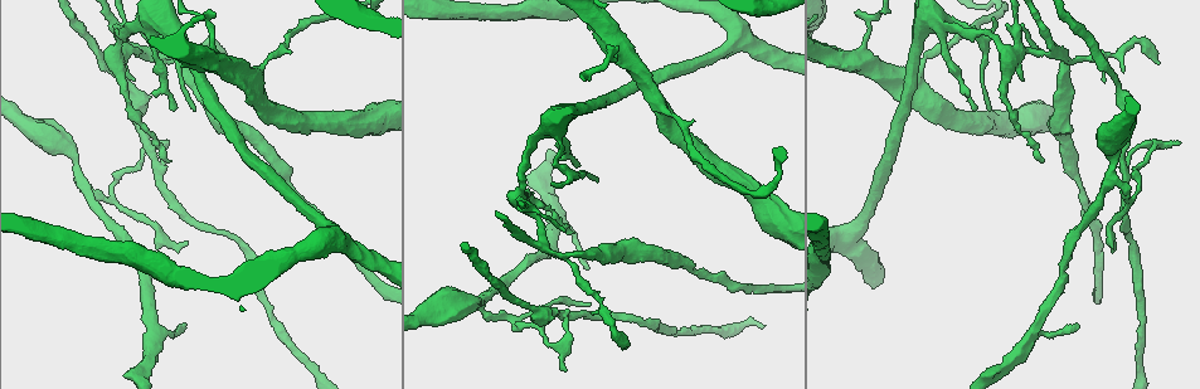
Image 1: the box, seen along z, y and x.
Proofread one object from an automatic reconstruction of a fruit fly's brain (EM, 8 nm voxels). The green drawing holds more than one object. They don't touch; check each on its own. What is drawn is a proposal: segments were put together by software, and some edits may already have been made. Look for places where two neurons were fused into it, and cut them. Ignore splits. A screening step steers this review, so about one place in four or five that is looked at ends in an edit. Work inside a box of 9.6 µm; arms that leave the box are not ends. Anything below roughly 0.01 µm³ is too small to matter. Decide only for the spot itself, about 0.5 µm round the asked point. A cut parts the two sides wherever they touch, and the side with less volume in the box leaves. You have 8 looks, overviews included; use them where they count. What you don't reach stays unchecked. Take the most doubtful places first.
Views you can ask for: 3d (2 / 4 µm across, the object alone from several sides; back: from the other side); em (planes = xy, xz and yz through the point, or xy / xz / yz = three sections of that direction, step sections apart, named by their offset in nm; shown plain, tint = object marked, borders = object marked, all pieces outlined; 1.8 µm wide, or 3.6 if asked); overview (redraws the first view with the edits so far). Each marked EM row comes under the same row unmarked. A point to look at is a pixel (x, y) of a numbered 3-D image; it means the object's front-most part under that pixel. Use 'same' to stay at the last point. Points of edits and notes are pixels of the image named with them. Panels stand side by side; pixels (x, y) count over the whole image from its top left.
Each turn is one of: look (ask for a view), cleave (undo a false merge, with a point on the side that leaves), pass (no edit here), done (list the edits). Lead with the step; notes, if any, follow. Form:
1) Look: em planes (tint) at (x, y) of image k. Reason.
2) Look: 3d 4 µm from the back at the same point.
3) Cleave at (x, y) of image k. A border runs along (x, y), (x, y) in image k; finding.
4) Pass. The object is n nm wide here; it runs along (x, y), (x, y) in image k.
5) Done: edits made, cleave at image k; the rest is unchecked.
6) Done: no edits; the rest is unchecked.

Look: 3d 4 µm at (559, 254) of image 1. Arms run side by side.

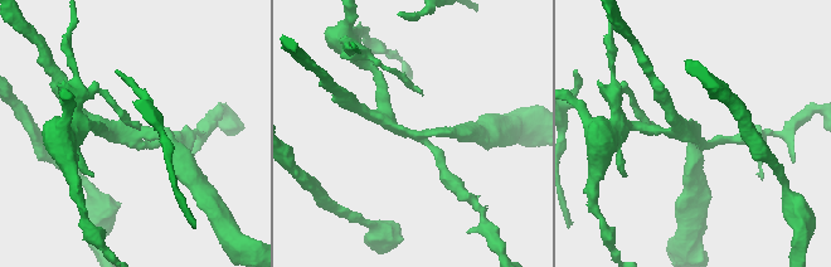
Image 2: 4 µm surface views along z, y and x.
Look: em planes (tint) at (131, 131) of image 2. 4 arms meet here; now the EM.

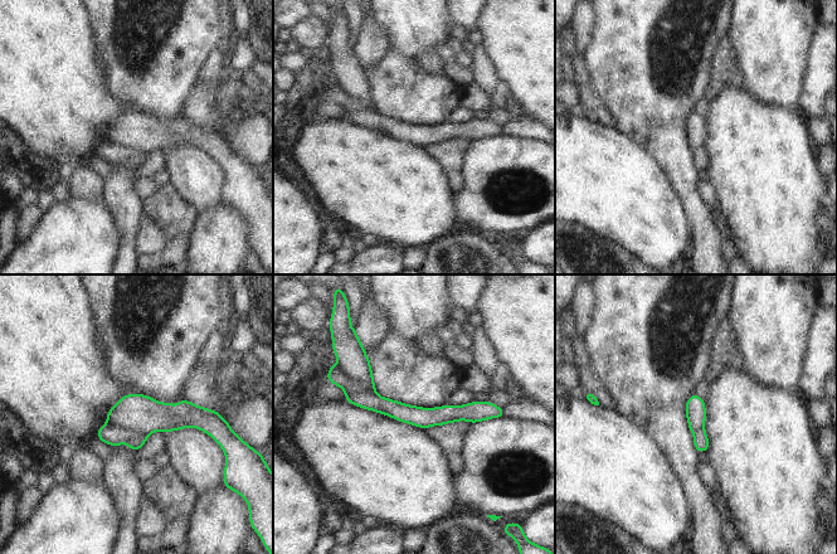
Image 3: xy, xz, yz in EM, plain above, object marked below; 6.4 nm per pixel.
Cleave at (140, 413) of image 3. The object is 130 nm wide here; the part that leaves runs along (346, 384), (410, 414), (490, 409) in image 3; two neurons meet here.

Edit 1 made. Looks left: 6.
Look: em xy step 16 (tint) at (159, 166) of image 1.

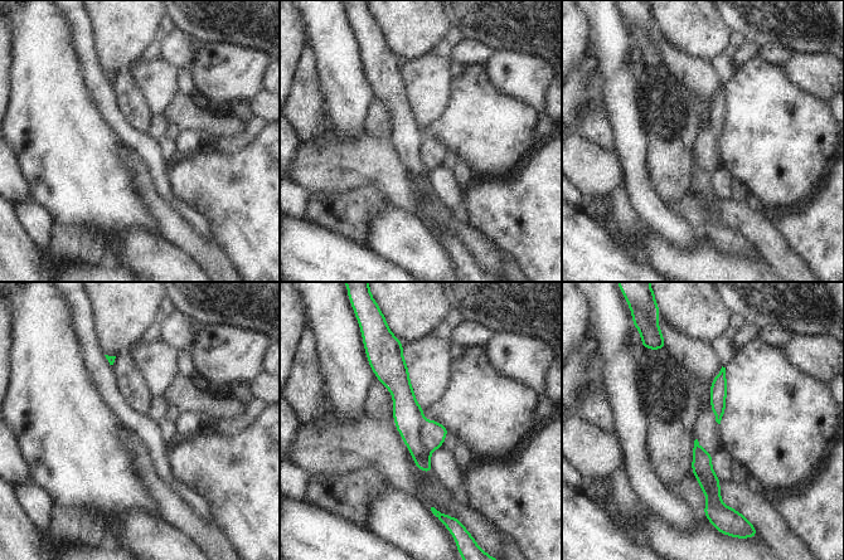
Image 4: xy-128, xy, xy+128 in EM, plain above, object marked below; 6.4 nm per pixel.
Look: em planes (borders) at the same point.

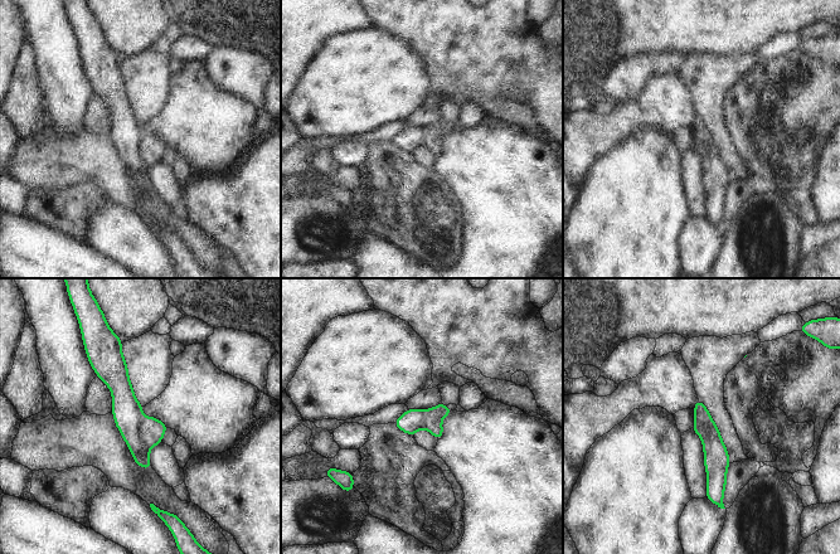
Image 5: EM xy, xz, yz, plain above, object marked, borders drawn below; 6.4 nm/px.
Cleave at (127, 413) of image 5. The part that leaves runs along (113, 349), (131, 437), (147, 465) in image 5; a second neuron is stuck on.

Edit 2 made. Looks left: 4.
Look: 3d 4 µm at (1111, 175) of image 1.

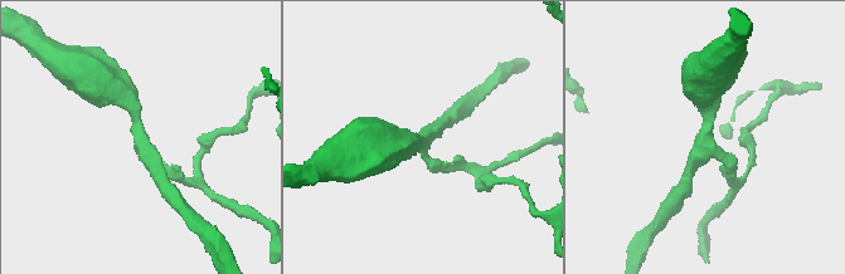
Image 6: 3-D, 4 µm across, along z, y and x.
Look: em planes (tint) at (422, 142) of image 6.

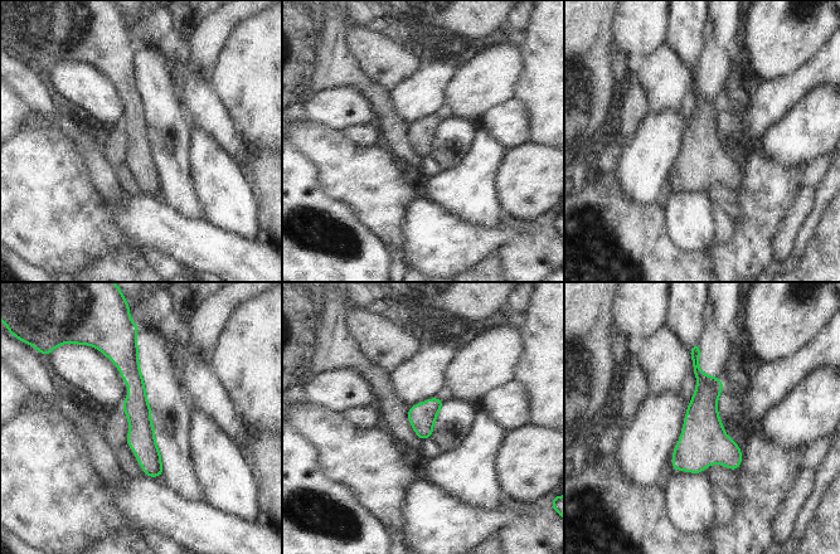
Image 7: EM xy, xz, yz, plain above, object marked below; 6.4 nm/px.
Pass. It runs along (127, 349), (141, 441), (154, 474) in image 7; one neuron here.

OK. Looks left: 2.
Done: edits made, cleave at image 3, cleave at image 5; the rest is unchecked.

